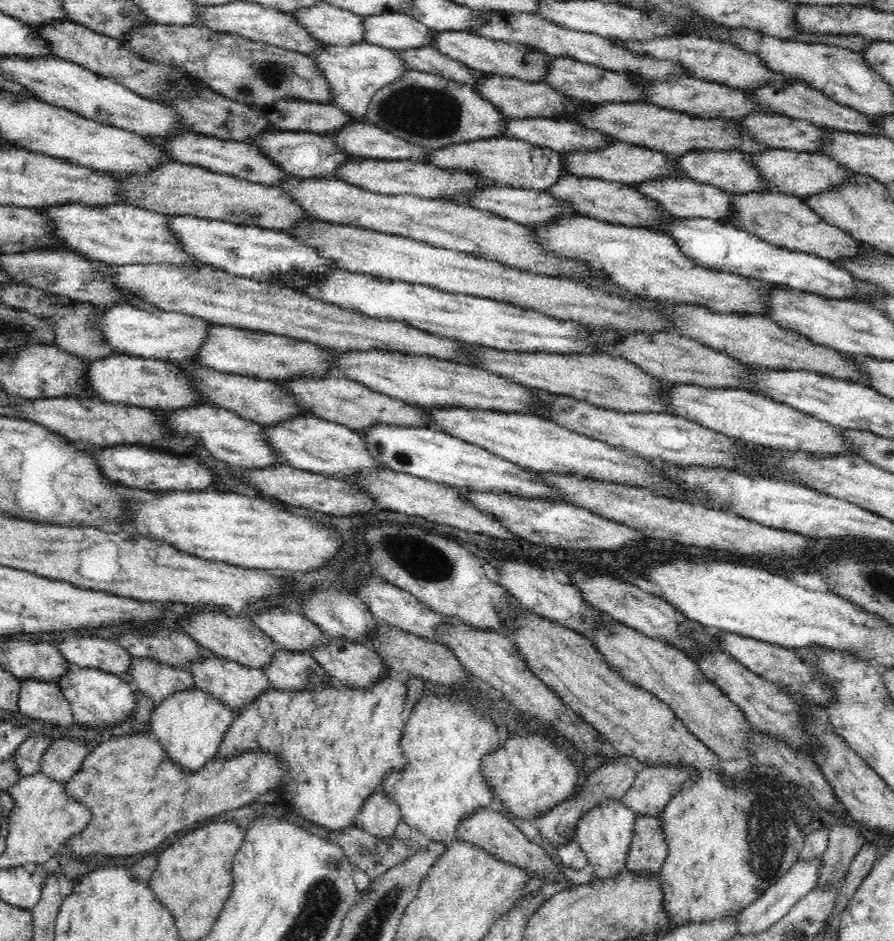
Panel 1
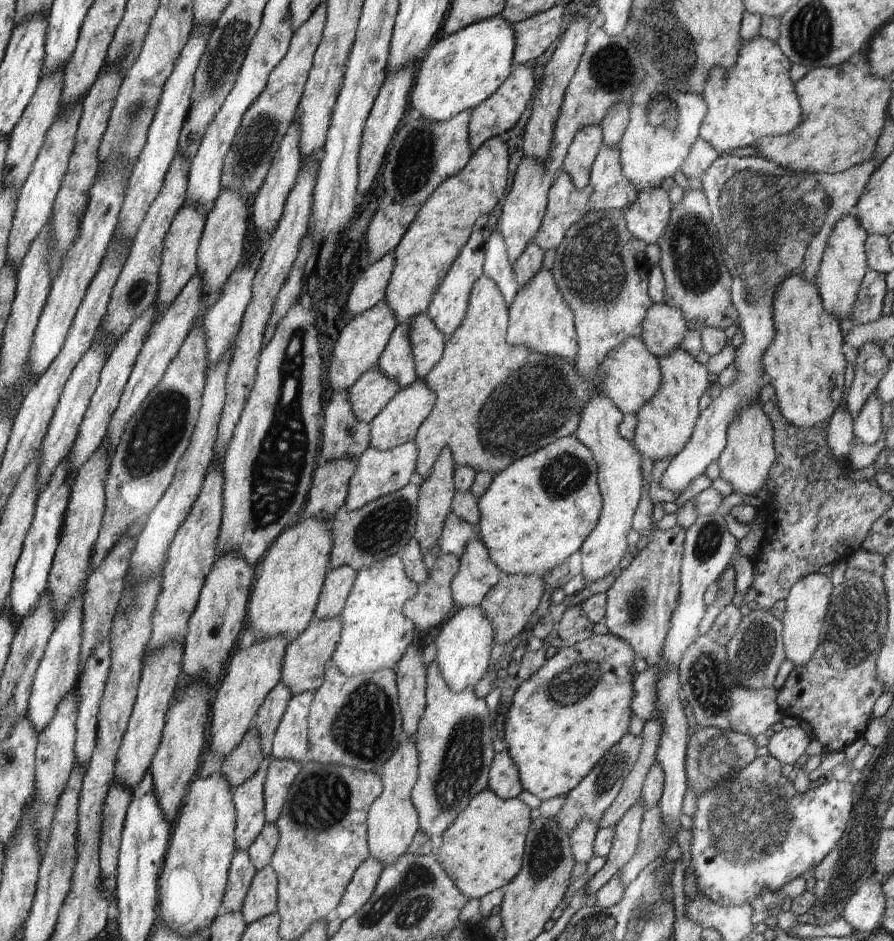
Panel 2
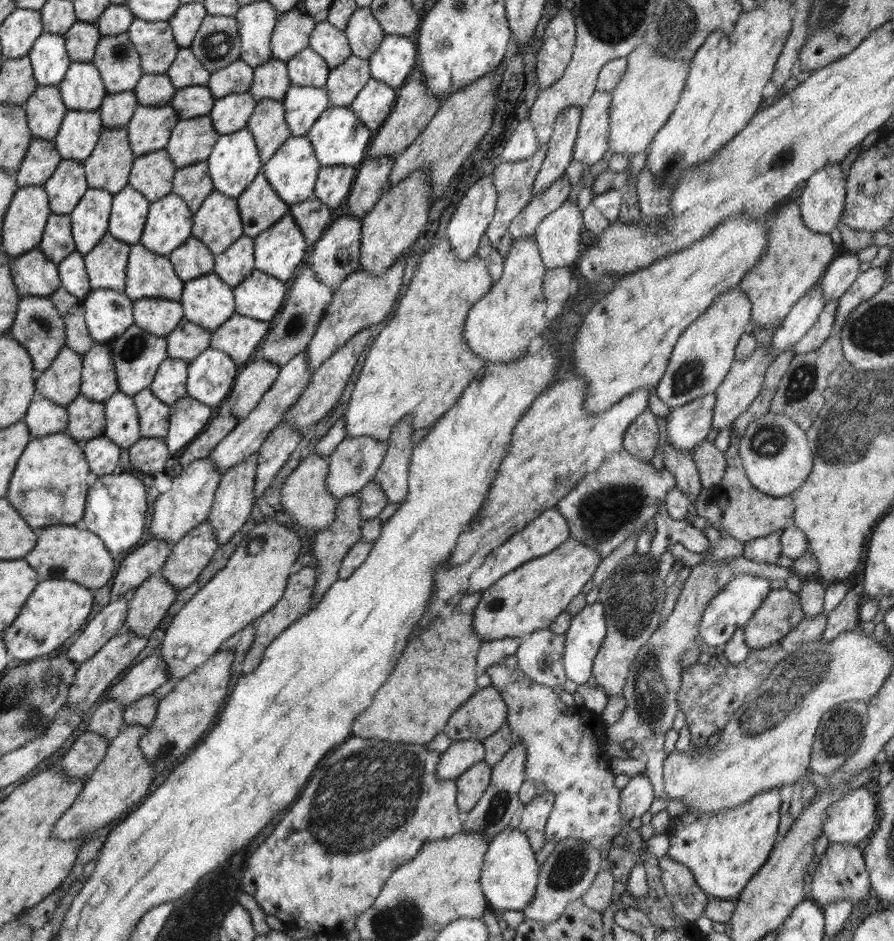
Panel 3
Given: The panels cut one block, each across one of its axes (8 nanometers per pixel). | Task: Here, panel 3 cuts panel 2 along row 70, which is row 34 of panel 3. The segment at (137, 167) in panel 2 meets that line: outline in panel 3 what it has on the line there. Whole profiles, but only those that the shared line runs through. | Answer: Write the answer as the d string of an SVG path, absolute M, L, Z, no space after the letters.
M203 3L181 4L174 16L167 22L172 27L174 39L178 47L187 48L196 38L196 34L204 22L208 12Z

